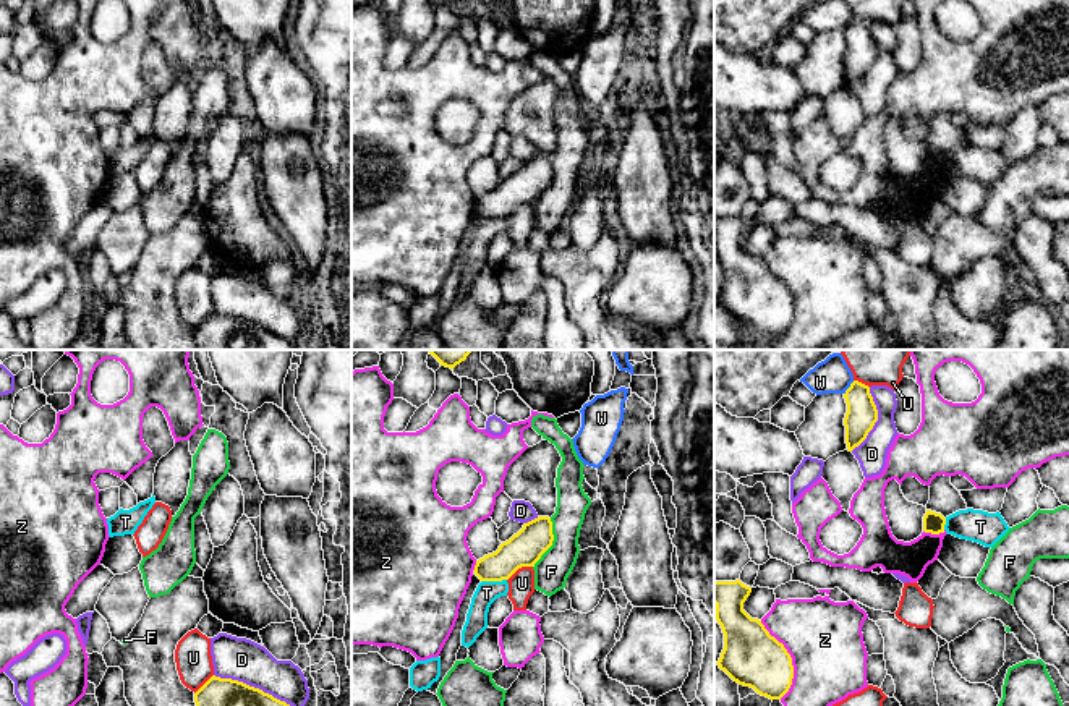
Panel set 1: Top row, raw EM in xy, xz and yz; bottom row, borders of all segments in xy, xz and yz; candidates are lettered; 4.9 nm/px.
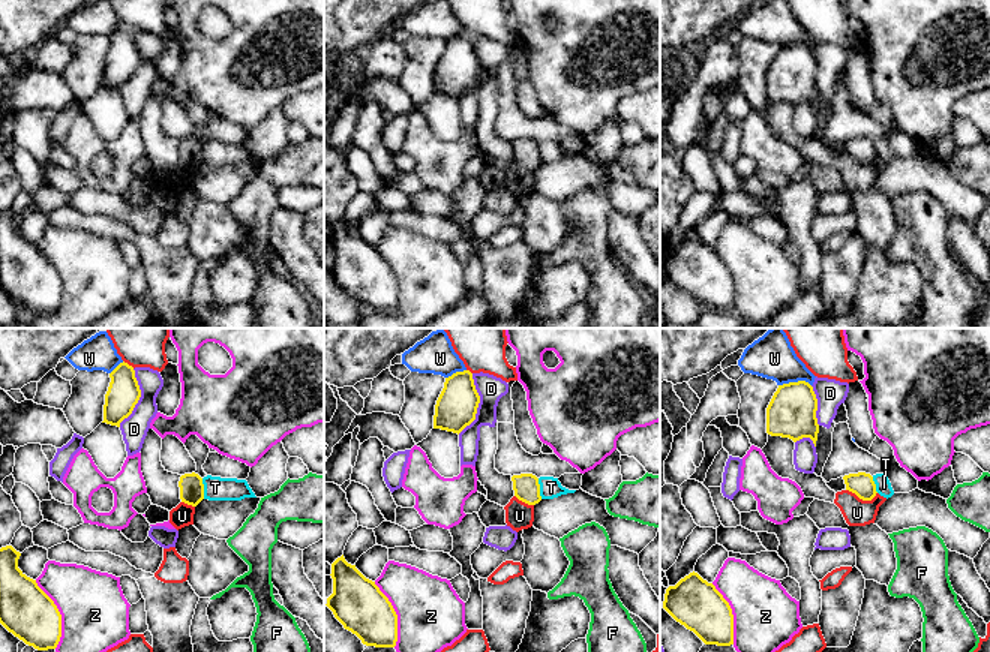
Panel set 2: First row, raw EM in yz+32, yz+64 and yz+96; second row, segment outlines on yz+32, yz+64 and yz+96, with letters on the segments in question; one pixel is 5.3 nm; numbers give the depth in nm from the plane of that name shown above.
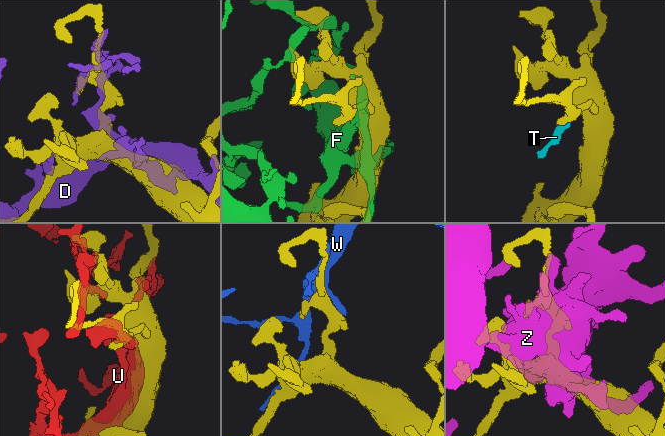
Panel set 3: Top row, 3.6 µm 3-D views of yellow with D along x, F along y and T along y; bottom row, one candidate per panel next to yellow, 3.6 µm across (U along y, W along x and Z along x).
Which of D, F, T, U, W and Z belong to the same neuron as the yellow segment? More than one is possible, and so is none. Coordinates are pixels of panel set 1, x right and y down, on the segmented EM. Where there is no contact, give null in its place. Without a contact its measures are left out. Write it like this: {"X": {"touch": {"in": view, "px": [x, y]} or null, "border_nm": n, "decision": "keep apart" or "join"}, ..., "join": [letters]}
{"D": {"touch": {"in": "yz", "px": [877, 420]}, "border_nm": 340, "decision": "keep apart"}, "F": {"touch": {"in": "xz", "px": [551, 543]}, "border_nm": 260, "decision": "keep apart"}, "T": {"touch": {"in": "xz", "px": [493, 580]}, "border_nm": 130, "decision": "keep apart"}, "U": {"touch": {"in": "xz", "px": [519, 567]}, "border_nm": 150, "decision": "keep apart"}, "W": {"touch": {"in": "yz", "px": [849, 387]}, "border_nm": 90, "decision": "keep apart"}, "Z": {"touch": {"in": "yz", "px": [791, 659]}, "border_nm": 400, "decision": "keep apart"}, "join": []}

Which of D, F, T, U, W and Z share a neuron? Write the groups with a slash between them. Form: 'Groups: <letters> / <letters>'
Groups: D / F / T W / U / Z

